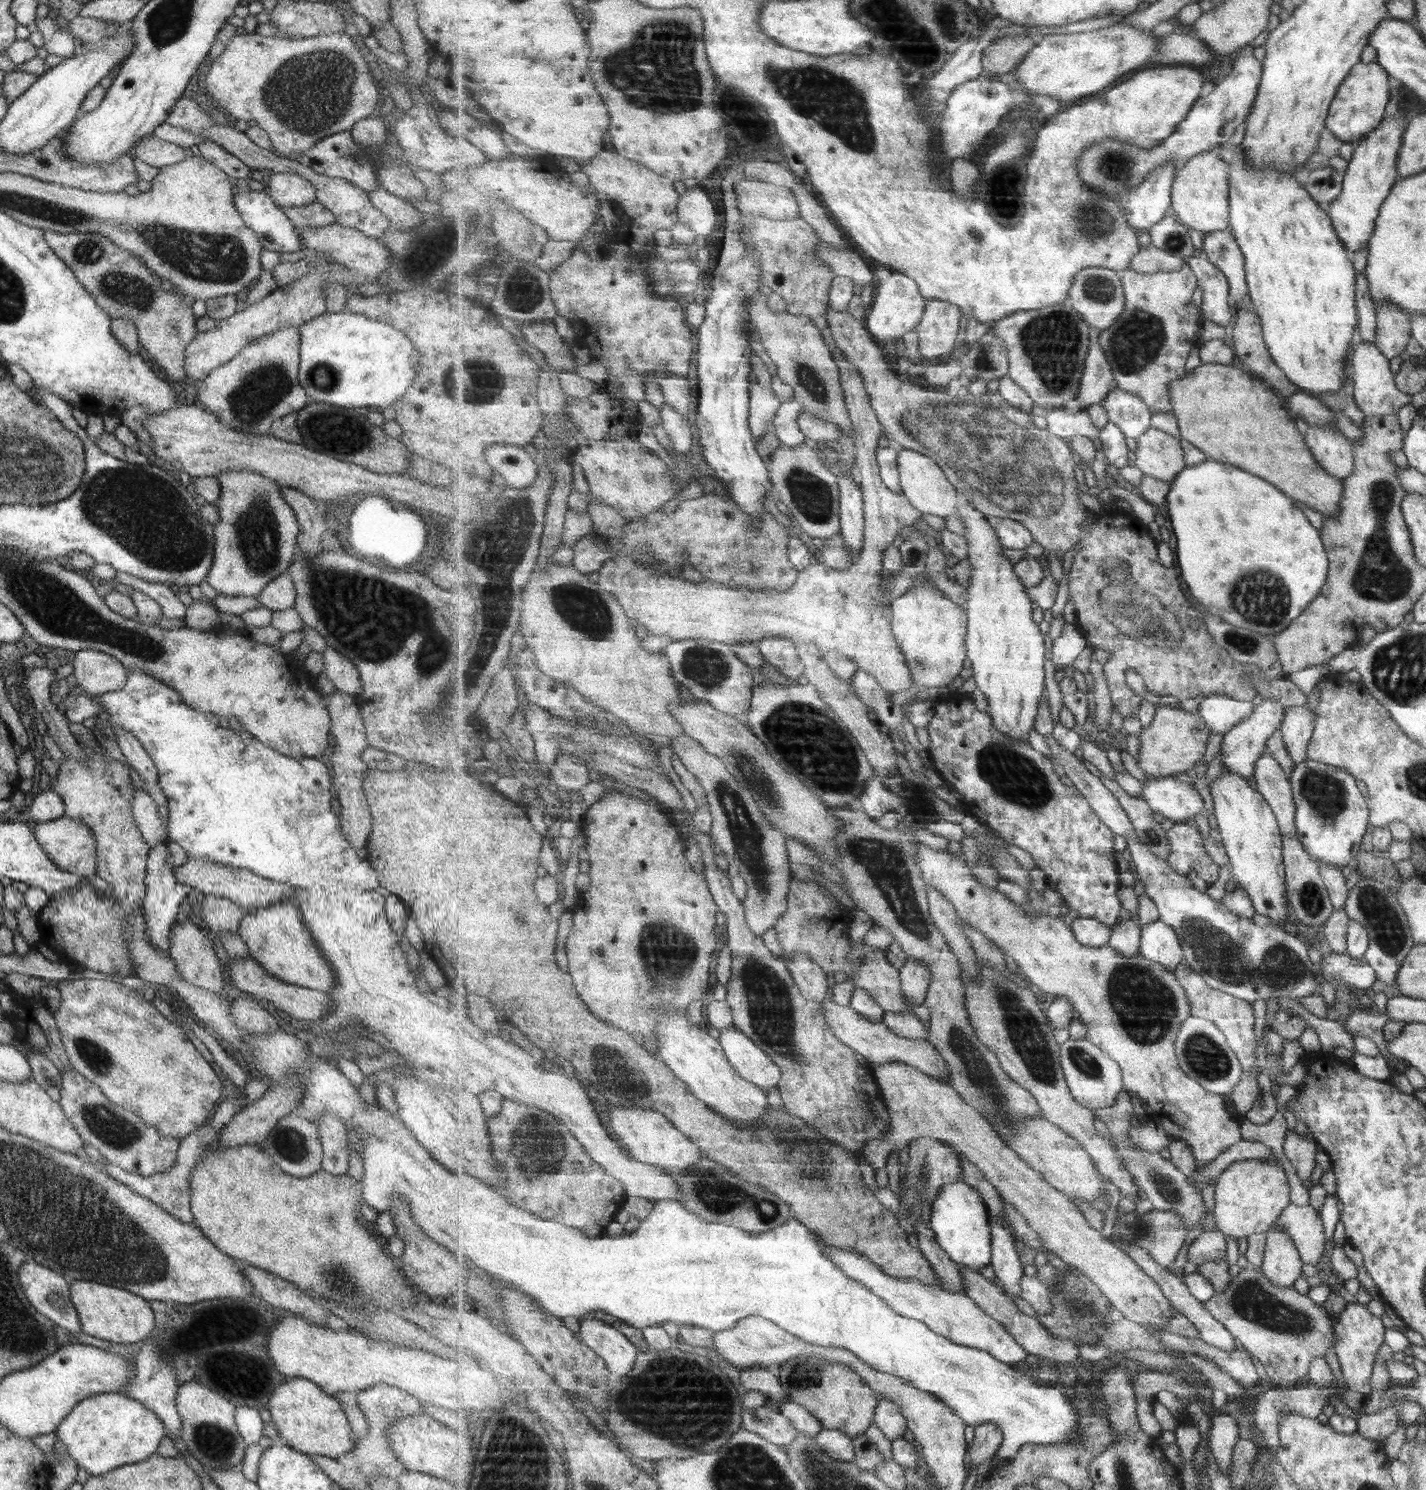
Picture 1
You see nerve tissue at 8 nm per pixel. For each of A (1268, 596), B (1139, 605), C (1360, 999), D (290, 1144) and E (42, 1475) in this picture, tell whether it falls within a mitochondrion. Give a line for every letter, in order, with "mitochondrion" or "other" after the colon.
A: mitochondrion
B: mitochondrion
C: other
D: mitochondrion
E: other

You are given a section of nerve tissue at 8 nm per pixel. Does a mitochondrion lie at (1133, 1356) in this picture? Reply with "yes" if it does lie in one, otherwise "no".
no

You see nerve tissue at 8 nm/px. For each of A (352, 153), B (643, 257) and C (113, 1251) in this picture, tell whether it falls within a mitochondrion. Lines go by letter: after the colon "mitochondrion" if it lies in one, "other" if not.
A: mitochondrion
B: other
C: mitochondrion

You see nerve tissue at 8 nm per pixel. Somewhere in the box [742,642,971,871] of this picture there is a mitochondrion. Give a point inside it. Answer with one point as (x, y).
(810, 742)

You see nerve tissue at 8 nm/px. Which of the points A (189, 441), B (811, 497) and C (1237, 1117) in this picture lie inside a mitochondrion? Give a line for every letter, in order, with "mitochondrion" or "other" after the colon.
A: other
B: mitochondrion
C: other

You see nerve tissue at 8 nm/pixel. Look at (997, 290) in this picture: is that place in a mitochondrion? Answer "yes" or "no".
no

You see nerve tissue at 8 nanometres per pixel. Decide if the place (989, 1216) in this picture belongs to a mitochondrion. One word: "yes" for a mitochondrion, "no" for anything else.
no

